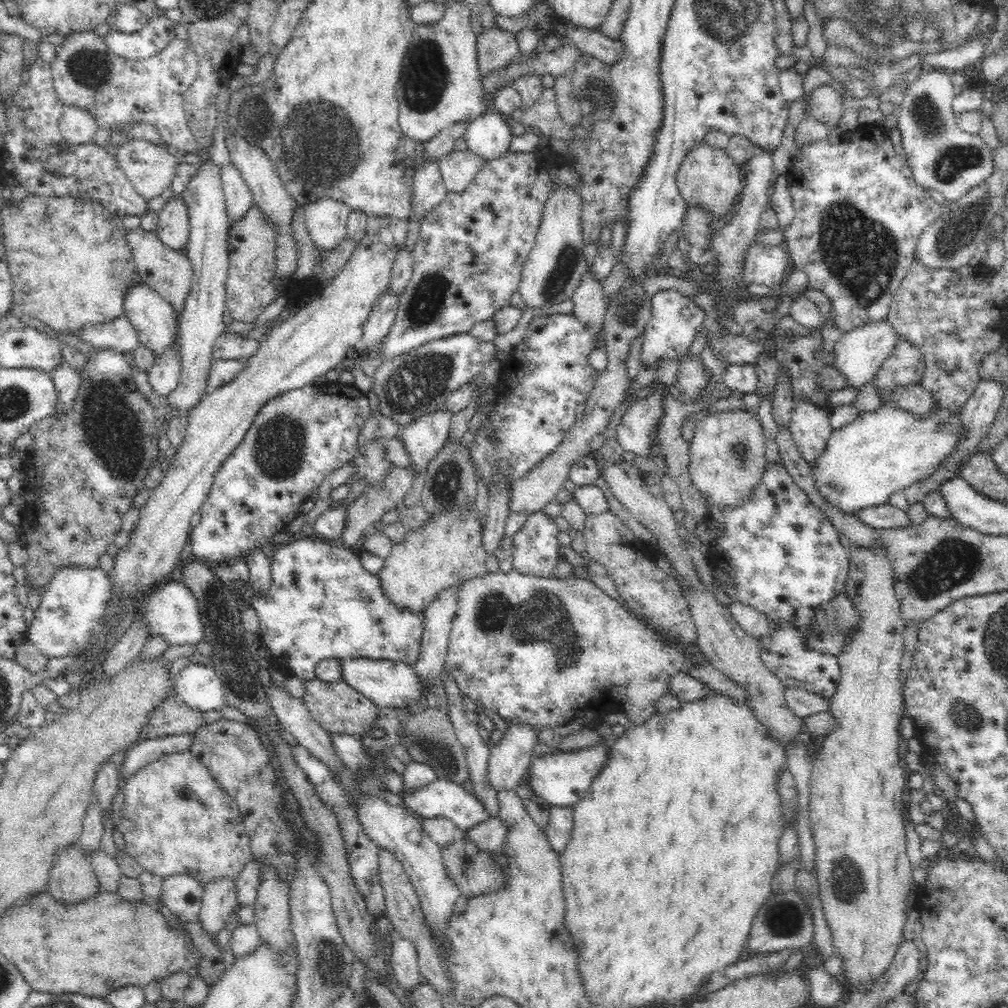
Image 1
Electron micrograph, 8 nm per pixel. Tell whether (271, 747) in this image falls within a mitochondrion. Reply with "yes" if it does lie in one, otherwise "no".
no

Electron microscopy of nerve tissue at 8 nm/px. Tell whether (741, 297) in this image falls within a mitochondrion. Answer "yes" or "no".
no

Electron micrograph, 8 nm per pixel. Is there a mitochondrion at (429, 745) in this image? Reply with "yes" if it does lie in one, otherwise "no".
yes

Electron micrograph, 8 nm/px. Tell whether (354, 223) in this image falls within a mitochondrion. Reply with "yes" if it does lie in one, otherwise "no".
no

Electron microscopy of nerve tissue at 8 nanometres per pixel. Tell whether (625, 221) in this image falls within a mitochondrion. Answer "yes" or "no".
no

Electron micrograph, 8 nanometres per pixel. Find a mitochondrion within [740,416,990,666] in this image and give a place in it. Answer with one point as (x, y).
(951, 562)

